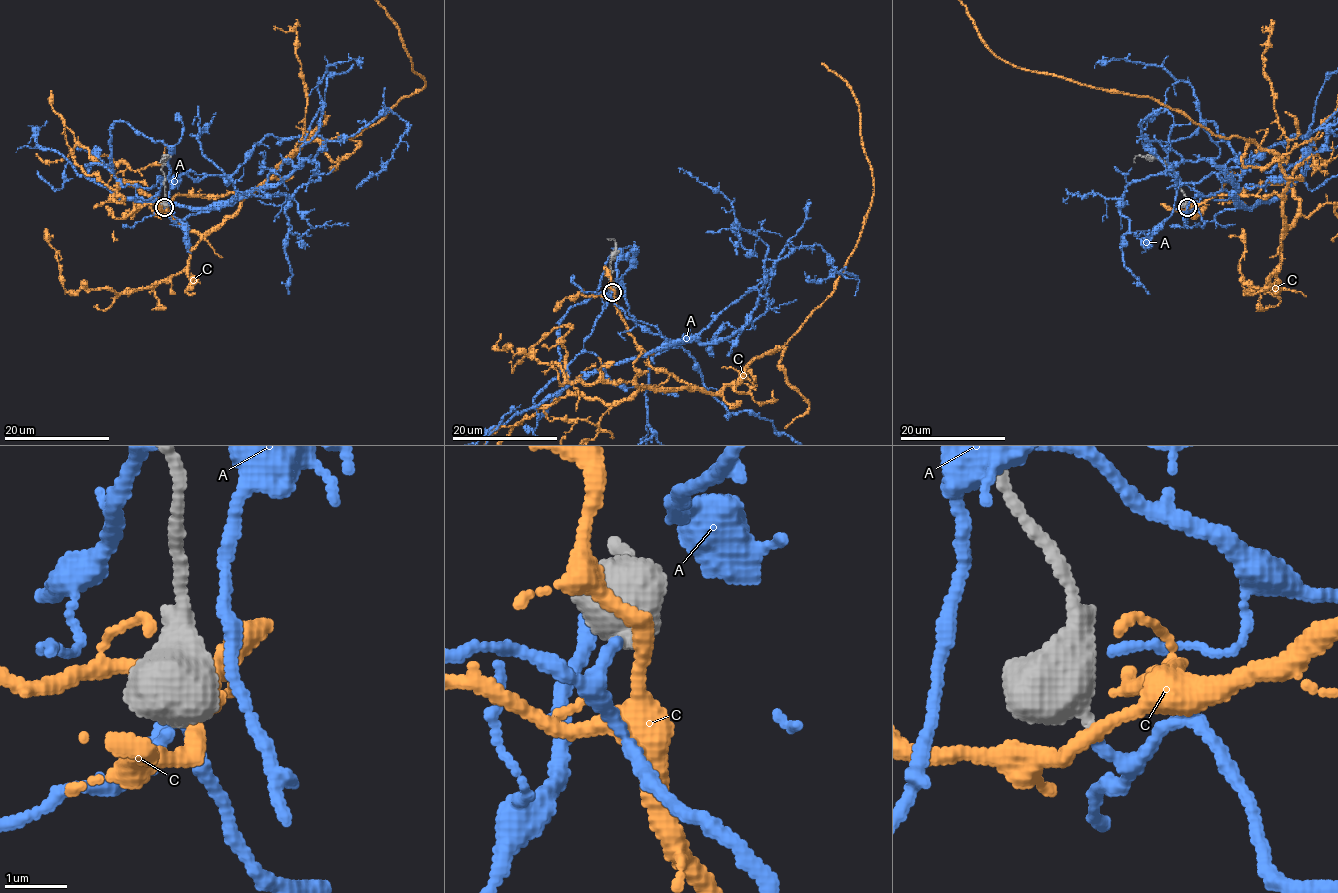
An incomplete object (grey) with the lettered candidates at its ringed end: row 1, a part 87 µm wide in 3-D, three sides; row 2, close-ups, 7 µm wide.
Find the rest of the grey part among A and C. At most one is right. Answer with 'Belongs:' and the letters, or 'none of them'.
Belongs: A

